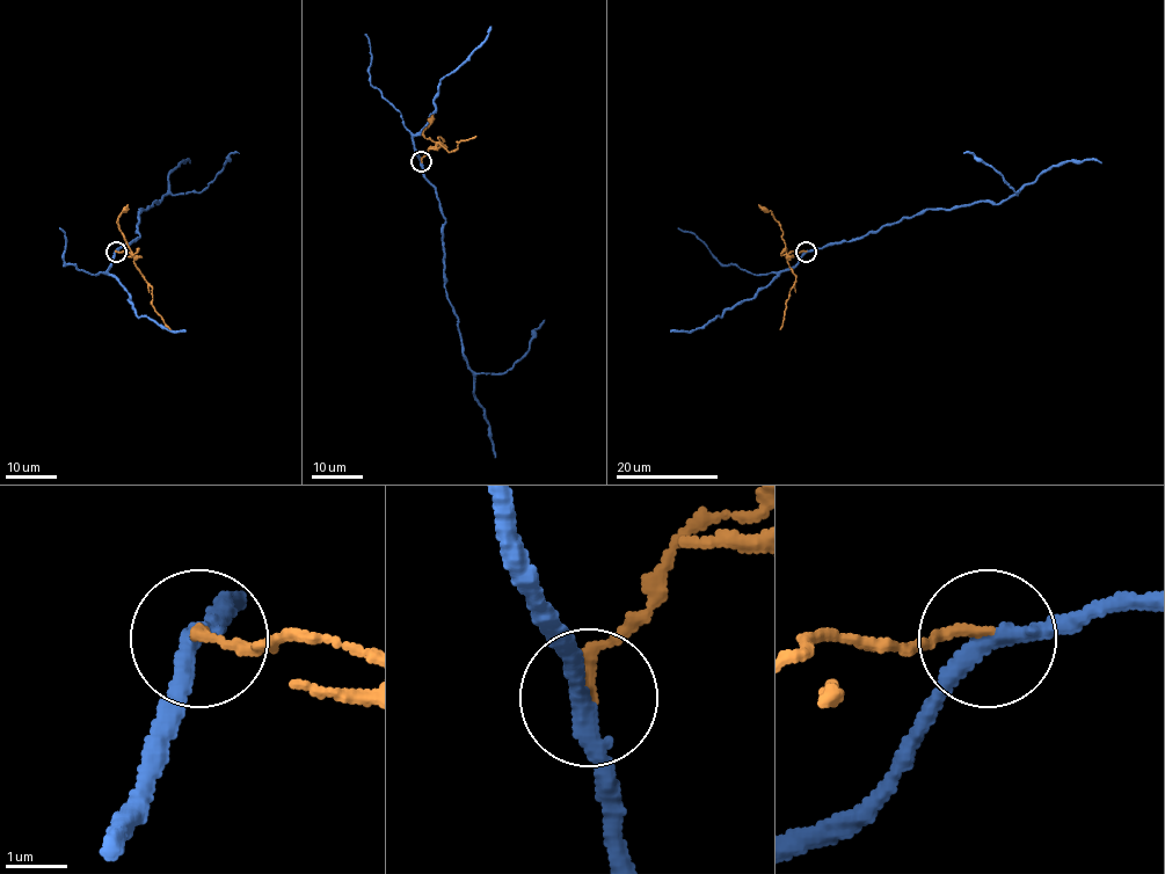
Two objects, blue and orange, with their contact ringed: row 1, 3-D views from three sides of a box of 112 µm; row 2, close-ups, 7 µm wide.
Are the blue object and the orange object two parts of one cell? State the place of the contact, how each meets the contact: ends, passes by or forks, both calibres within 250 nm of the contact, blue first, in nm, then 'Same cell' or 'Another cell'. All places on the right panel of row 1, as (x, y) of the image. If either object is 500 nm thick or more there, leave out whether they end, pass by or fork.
Place: (806, 252). At the ring blue passes by. At the ring orange ends. Thickness 320 nm (blue) against 160 nm. Another cell

